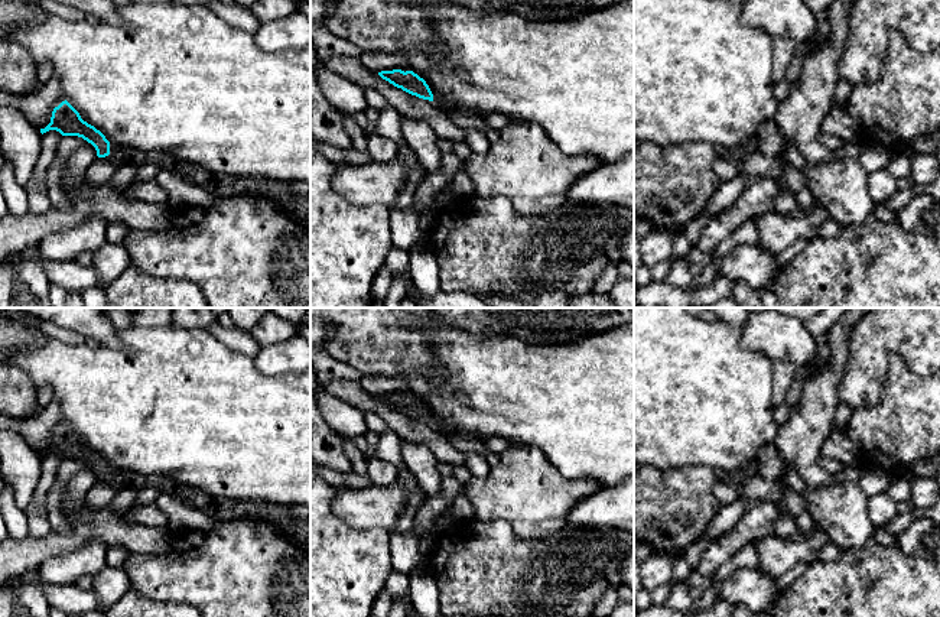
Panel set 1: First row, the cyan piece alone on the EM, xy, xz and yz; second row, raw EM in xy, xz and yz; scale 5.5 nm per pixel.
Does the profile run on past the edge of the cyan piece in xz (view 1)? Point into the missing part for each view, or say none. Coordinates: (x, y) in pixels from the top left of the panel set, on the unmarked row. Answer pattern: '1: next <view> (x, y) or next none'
1: next none

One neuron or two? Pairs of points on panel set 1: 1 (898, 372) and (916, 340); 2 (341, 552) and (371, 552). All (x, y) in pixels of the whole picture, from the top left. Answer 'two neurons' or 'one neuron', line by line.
1: two neurons
2: one neuron

